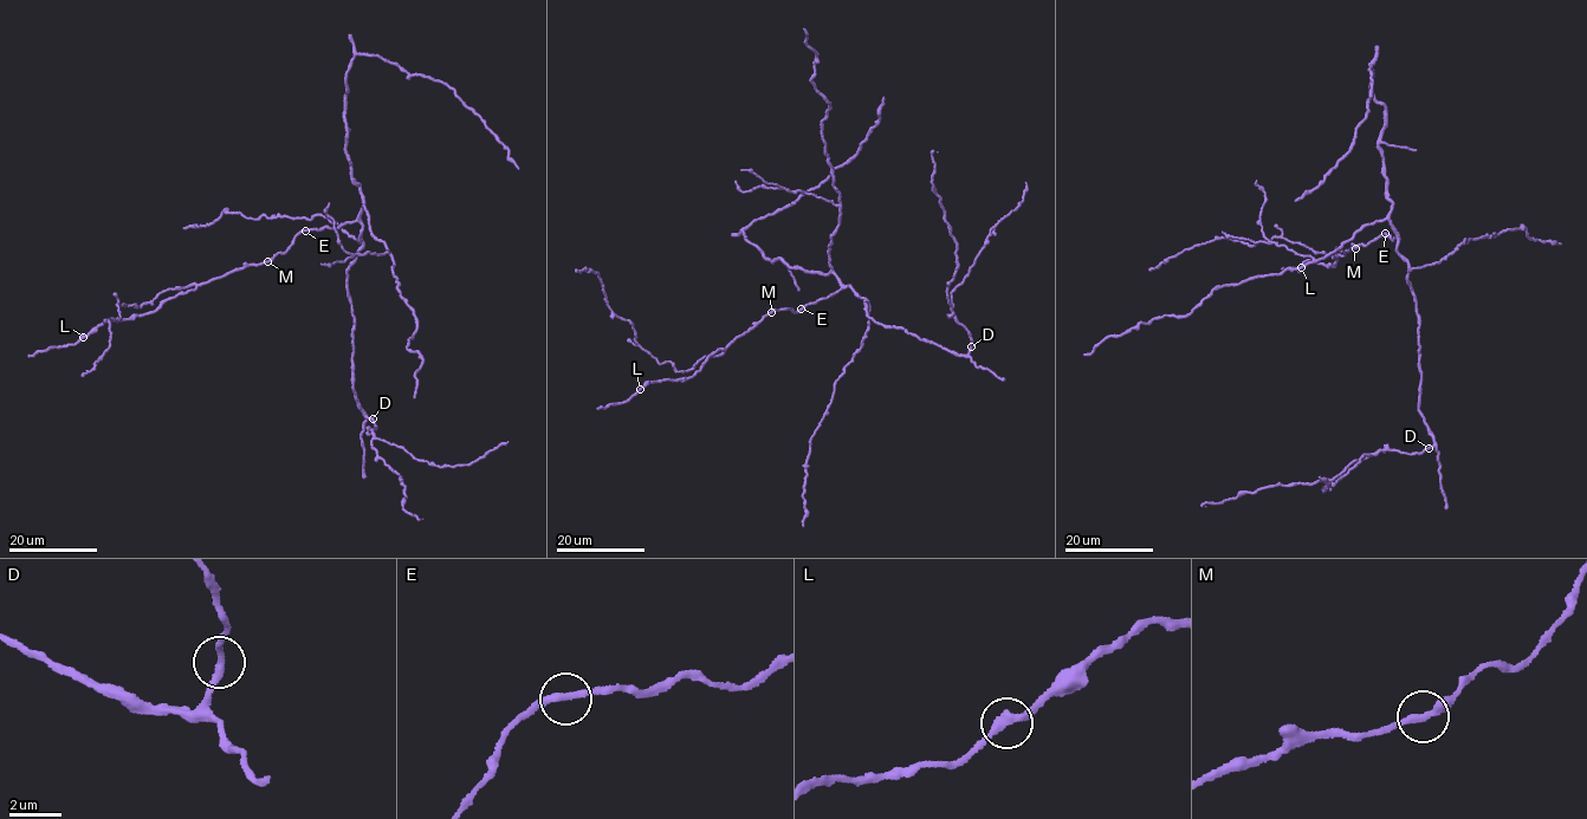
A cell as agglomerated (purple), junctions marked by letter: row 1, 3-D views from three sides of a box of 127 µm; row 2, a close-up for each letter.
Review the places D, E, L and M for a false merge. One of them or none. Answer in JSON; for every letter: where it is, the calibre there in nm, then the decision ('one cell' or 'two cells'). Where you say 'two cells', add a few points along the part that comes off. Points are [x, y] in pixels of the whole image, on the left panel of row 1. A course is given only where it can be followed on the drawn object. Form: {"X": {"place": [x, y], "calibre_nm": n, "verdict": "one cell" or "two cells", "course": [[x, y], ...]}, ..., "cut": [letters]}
{"D": {"place": [373, 418], "calibre_nm": 280, "verdict": "one cell"}, "E": {"place": [305, 231], "calibre_nm": 280, "verdict": "one cell"}, "L": {"place": [83, 337], "calibre_nm": 280, "verdict": "one cell"}, "M": {"place": [267, 261], "calibre_nm": 300, "verdict": "one cell"}, "cut": []}

